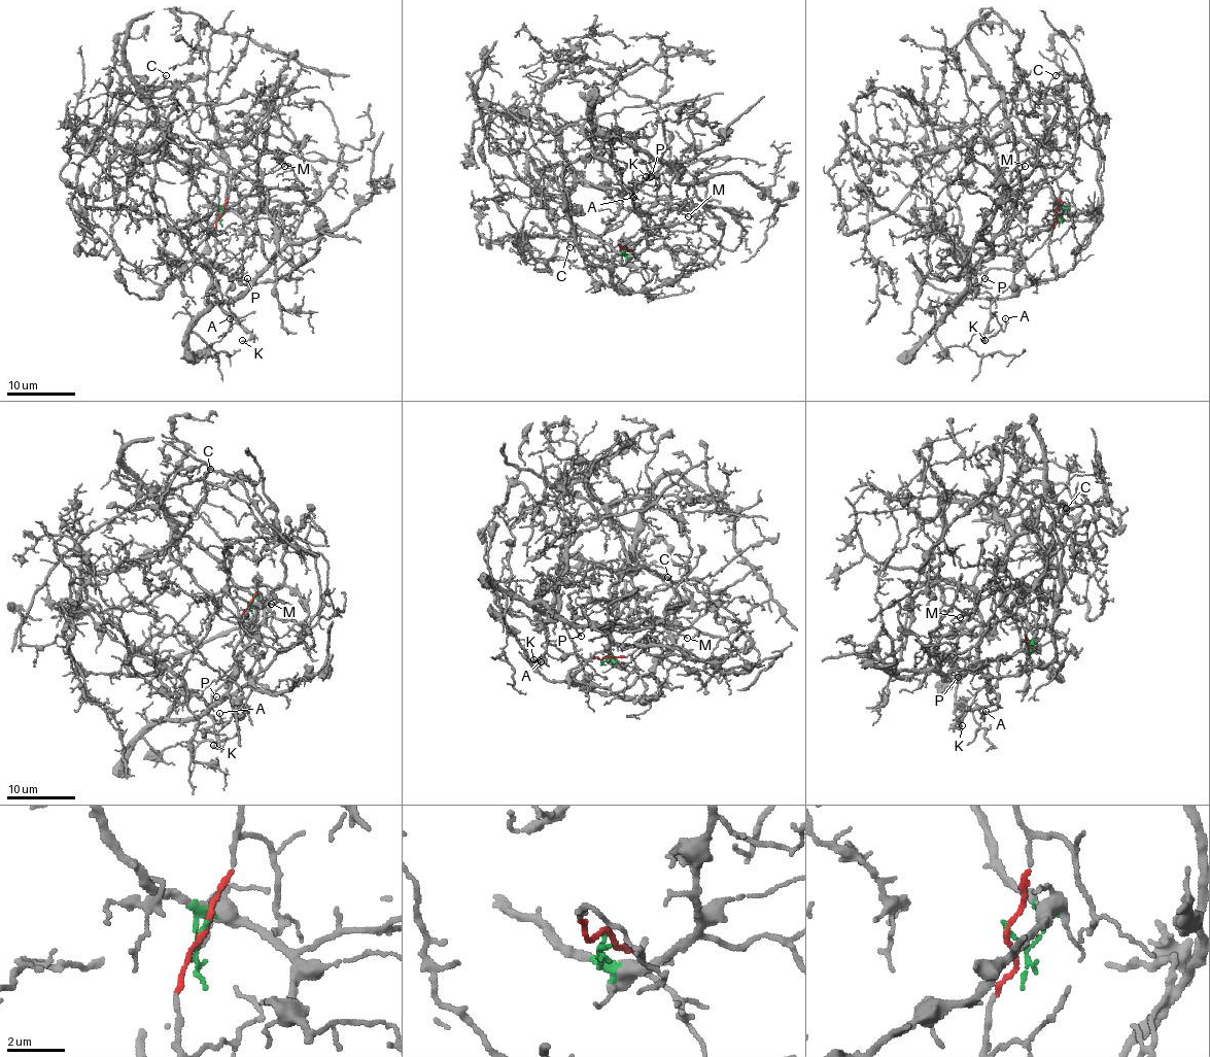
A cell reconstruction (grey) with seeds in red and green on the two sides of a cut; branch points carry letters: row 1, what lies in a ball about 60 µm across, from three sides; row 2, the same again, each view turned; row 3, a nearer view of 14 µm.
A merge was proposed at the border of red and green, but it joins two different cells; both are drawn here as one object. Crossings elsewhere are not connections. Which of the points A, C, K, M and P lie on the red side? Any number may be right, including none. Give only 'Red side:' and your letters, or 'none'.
Red side: M

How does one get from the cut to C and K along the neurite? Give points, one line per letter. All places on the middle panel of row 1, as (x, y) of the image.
C: (625, 246), (621, 254), (594, 238), (569, 219), (561, 199), (550, 197), (548, 219), (569, 246)
K: (625, 246), (623, 254), (646, 246), (649, 214), (630, 190), (633, 181), (646, 176)

